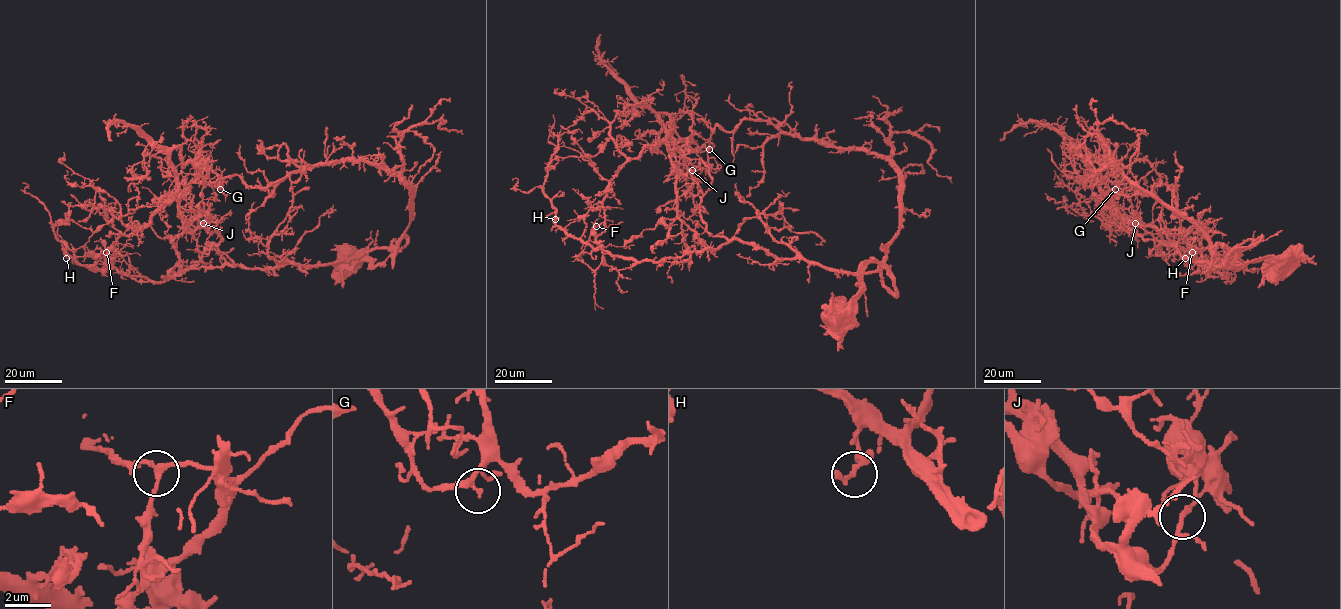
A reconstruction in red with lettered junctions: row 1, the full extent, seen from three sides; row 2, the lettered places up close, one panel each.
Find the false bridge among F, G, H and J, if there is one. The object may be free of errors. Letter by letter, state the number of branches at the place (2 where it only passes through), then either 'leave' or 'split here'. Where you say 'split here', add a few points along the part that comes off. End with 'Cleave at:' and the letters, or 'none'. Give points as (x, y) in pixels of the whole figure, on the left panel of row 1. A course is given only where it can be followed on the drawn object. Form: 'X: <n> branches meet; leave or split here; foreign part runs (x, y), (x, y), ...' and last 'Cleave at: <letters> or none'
F: 3 branches meet; leave
G: 3 branches meet; leave
H: 3 branches meet; leave
J: 3 branches meet; split here; foreign part runs (202, 223), (184, 222), (174, 195), (114, 242), (104, 268), (114, 270)
Cleave at: J

